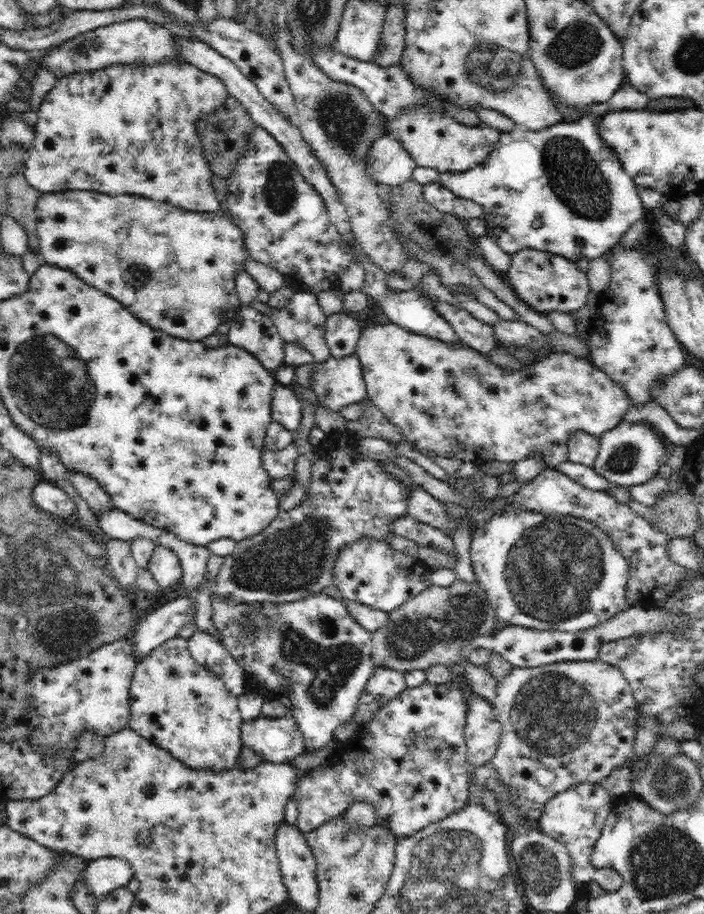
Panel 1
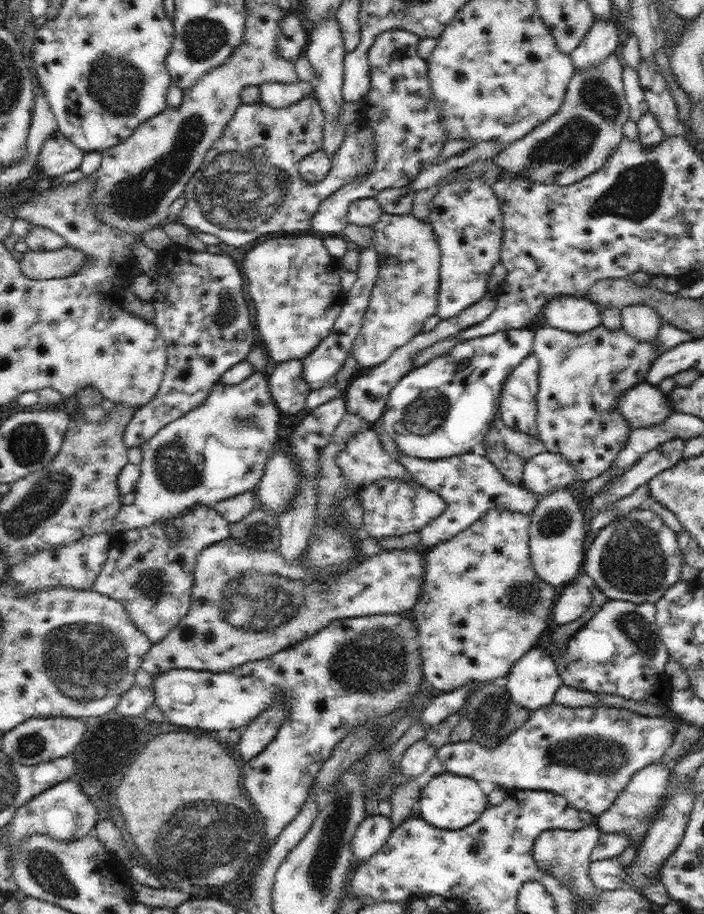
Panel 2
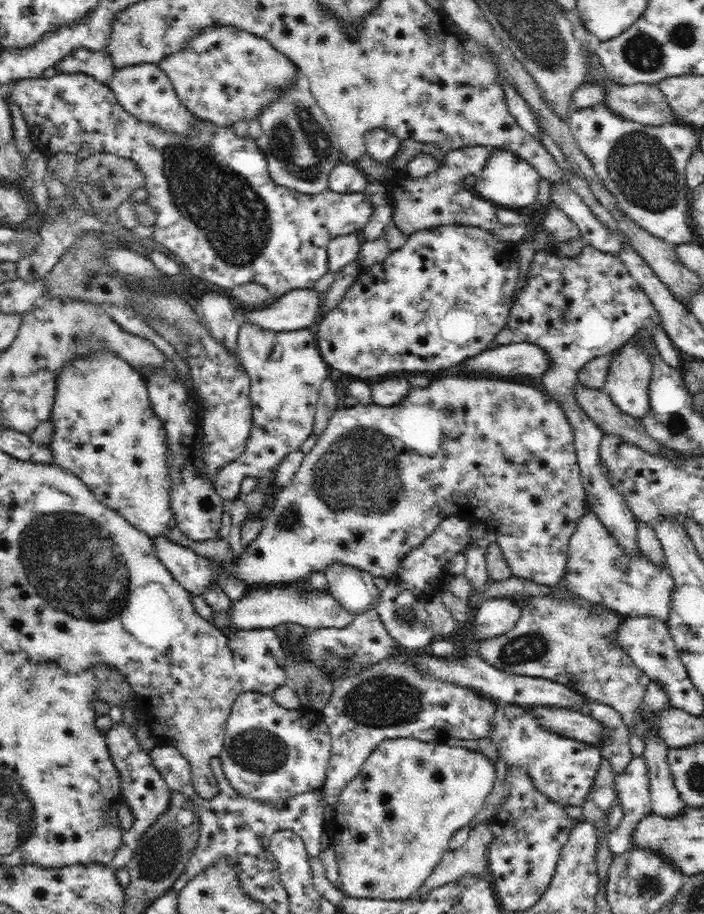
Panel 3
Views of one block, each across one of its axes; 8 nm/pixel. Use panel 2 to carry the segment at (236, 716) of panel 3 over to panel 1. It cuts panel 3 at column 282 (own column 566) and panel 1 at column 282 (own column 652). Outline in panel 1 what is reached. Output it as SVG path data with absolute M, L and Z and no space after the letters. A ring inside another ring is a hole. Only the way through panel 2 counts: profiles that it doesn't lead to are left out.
M289 714L280 718L258 716L242 722L240 732L243 747L260 754L262 762L290 764L306 752L298 723Z

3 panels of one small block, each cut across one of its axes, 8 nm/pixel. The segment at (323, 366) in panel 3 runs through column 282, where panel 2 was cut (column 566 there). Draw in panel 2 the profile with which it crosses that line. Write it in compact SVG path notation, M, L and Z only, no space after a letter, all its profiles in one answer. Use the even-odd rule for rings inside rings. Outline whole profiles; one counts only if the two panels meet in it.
M600 324L596 328L589 330L585 333L573 333L560 330L559 328L552 328L551 326L544 325L538 327L540 330L535 332L534 342L533 342L533 354L538 357L539 360L539 389L537 394L538 402L538 414L537 414L537 435L540 440L544 443L548 452L562 455L565 459L568 459L574 466L577 472L578 480L592 480L600 476L603 472L606 472L608 468L613 466L613 462L616 460L616 456L619 452L626 446L629 439L629 434L631 431L631 426L628 421L620 415L620 410L618 410L618 402L620 397L627 391L630 390L634 385L638 385L645 380L645 376L650 370L650 366L653 366L653 362L657 360L657 344L658 339L654 340L636 340L633 336L630 336L623 327L618 331L610 330L604 325Z

